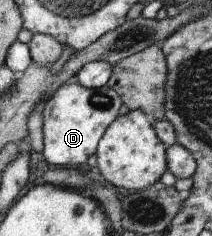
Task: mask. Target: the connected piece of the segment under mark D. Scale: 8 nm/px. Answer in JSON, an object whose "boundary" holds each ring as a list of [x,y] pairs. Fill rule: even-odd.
{"boundary":[[[65,82],[48,97],[42,112],[42,156],[47,164],[56,167],[84,167],[89,155],[96,152],[96,145],[105,128],[115,119],[120,97],[110,88],[86,88],[79,82]]]}

